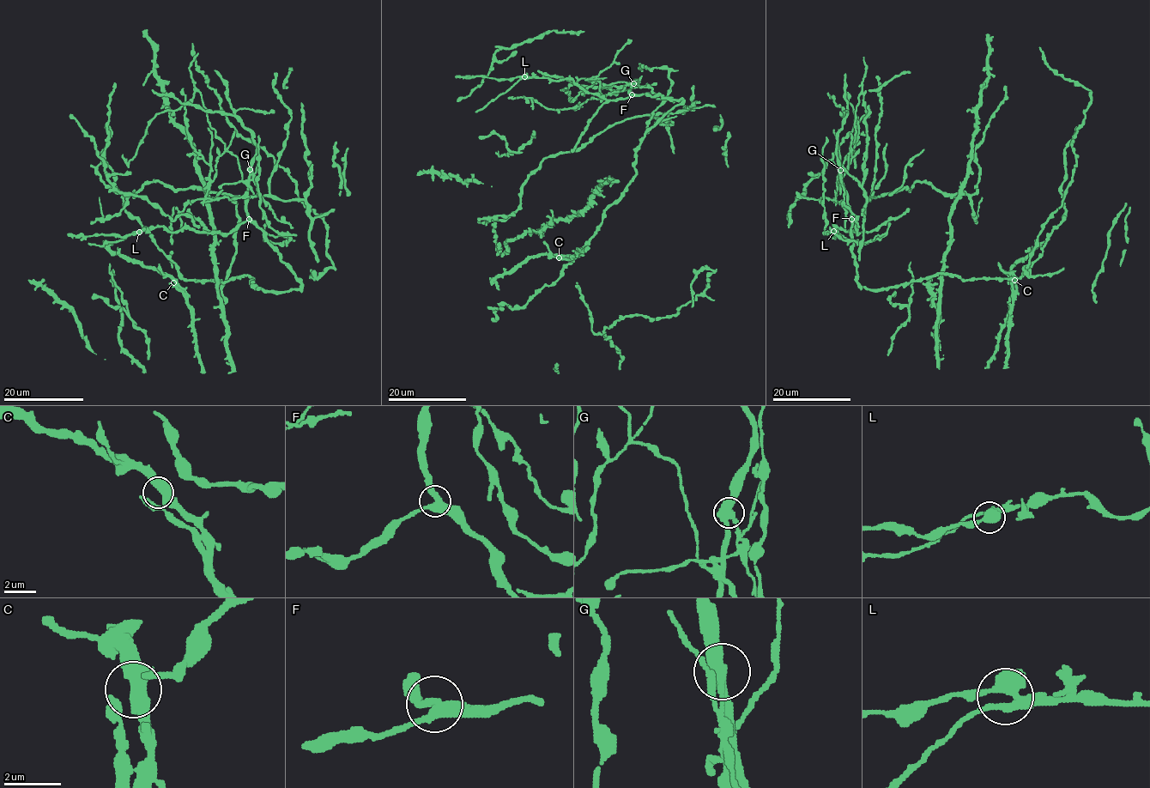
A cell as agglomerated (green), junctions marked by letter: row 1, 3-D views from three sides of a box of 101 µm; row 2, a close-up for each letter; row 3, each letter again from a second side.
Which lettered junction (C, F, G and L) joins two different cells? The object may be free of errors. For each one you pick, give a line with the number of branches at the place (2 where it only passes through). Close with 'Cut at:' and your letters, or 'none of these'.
G: Branches: 3
Cut at: G

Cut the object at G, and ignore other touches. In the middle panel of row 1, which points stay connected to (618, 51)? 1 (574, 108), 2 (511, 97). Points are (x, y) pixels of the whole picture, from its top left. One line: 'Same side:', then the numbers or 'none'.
Same side: 1, 2

